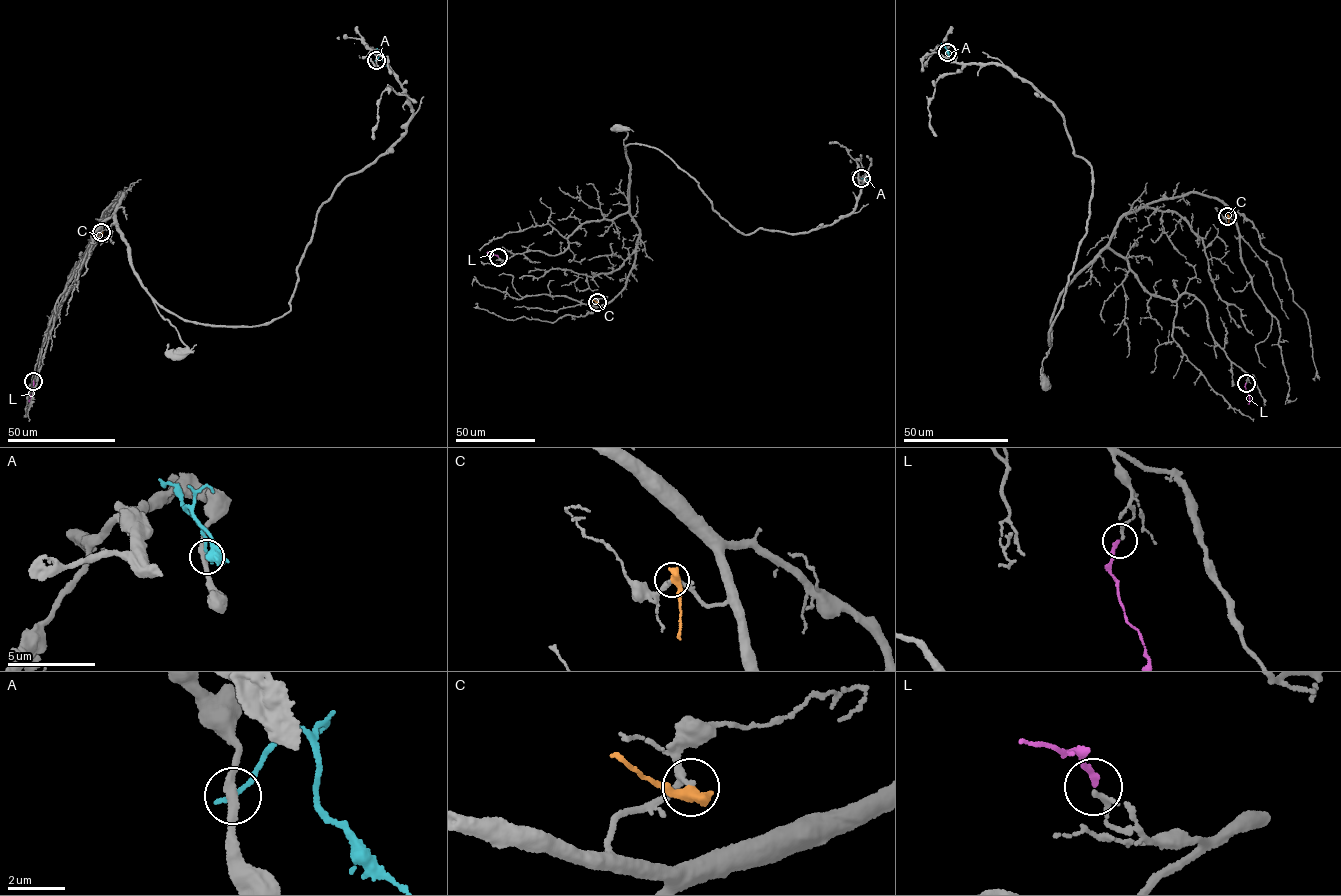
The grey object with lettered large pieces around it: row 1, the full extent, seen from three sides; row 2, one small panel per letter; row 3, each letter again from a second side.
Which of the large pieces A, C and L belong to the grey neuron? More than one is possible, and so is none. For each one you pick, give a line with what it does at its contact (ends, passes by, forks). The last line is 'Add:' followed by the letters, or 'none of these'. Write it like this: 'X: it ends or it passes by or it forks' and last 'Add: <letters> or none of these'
L: it ends
Add: L

